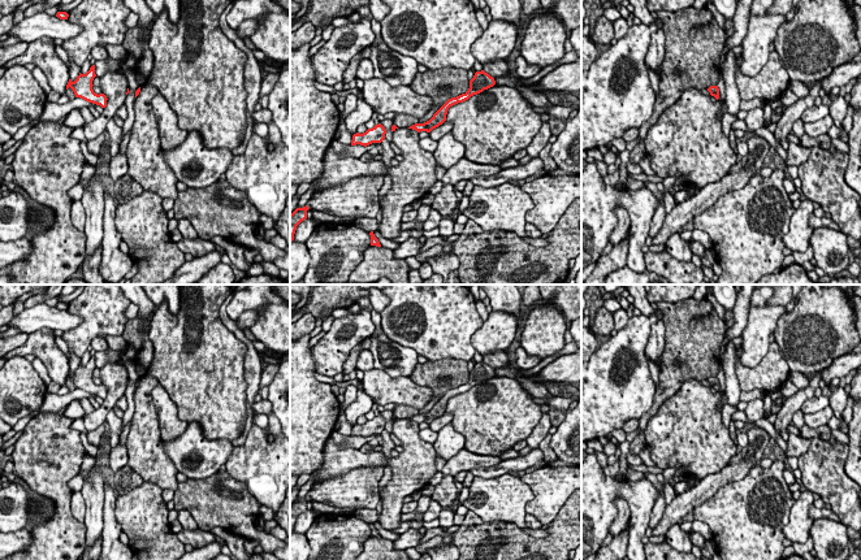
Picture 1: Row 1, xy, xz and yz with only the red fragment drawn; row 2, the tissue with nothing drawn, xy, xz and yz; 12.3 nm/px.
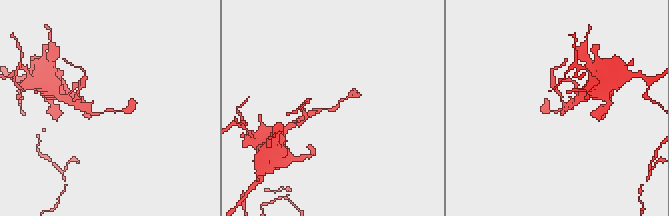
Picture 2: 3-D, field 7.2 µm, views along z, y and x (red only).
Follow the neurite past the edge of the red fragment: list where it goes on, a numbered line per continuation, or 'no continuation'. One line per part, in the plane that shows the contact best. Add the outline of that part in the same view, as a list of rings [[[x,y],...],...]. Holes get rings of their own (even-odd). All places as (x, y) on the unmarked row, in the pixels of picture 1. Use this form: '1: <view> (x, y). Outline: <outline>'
no continuation

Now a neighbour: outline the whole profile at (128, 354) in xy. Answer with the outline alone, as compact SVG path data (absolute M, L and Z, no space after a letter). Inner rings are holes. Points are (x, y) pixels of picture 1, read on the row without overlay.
M129 344L120 352L120 357L125 368L127 369L127 377L129 377L129 385L126 386L125 390L125 398L127 400L127 409L124 412L122 420L122 430L124 427L131 421L135 411L135 404L134 404L134 391L135 391L135 382L140 378L137 374L135 365L133 363L133 359L135 357L134 347L133 344Z

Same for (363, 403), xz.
M358 386L356 400L349 407L346 407L346 409L343 411L347 422L352 426L356 425L358 418L369 412L372 409L373 403L373 399L364 392L363 386Z

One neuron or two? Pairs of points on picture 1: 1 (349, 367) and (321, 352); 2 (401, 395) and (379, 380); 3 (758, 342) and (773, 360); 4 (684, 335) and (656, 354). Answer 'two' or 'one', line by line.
1: two
2: one
3: two
4: two

